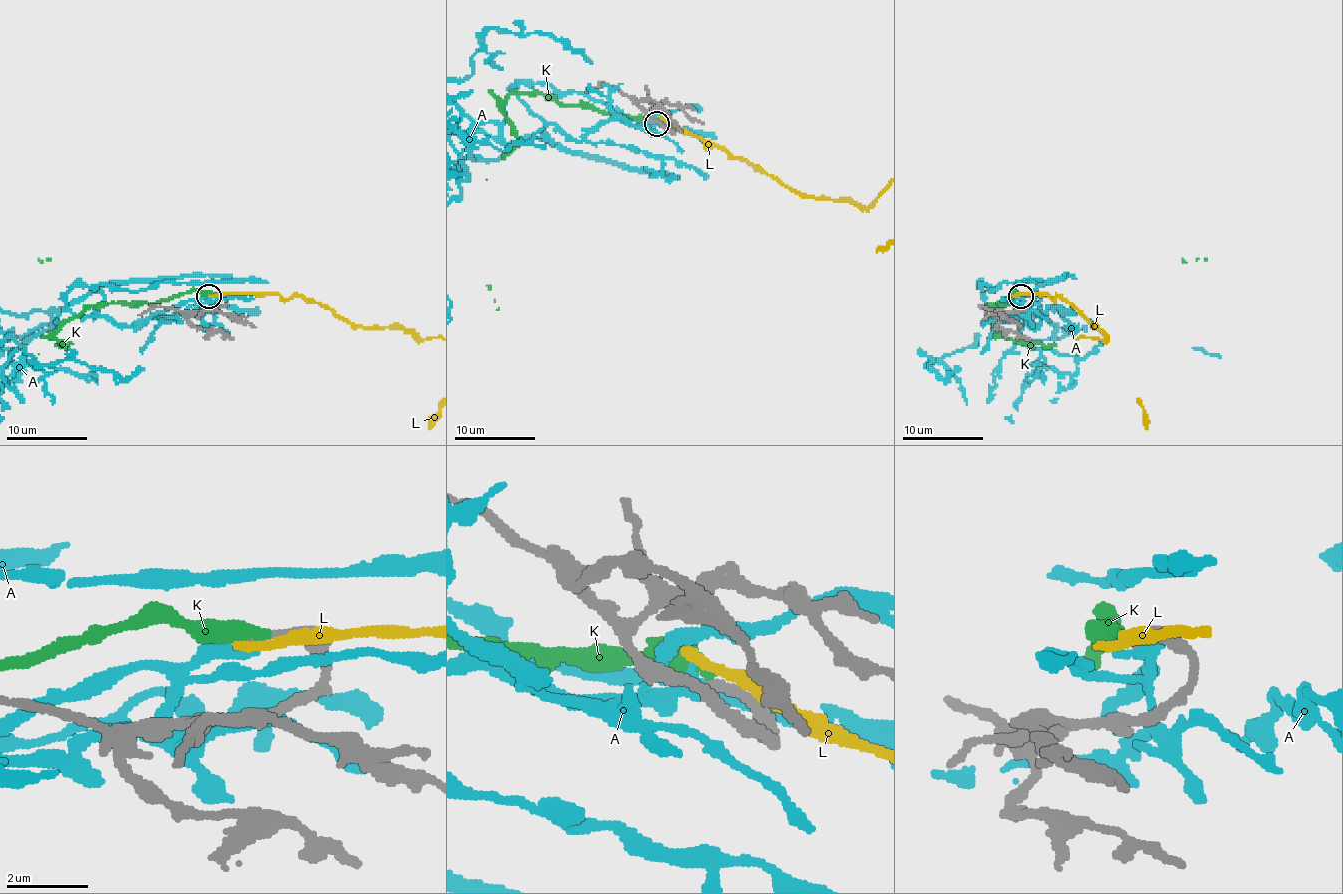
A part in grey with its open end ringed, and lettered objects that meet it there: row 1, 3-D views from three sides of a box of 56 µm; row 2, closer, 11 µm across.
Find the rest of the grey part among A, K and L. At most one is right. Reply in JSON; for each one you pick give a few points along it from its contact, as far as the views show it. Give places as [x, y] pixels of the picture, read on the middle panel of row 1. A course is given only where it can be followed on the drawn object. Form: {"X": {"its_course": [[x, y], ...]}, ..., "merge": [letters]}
{"merge": ["A"]}

